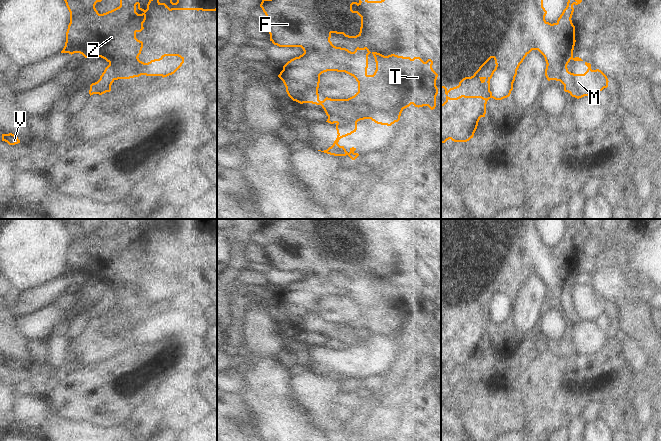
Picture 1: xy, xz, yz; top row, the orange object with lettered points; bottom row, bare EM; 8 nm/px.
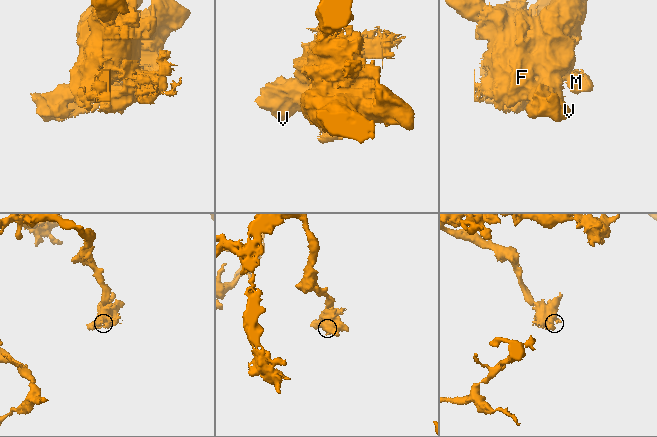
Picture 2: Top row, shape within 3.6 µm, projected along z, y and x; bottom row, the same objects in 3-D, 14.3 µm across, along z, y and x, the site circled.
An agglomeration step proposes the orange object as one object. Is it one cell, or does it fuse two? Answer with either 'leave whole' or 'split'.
split

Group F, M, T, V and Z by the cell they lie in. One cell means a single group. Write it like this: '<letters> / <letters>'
F T V Z / M

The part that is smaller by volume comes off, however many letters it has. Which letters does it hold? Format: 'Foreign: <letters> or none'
Foreign: M

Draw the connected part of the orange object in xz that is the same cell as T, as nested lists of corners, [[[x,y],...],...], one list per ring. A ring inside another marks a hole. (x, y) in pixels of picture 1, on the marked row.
[[[262,0],[260,7],[262,8],[263,12],[266,15],[266,22],[264,23],[265,28],[269,31],[270,34],[270,41],[279,47],[301,47],[304,51],[302,55],[299,57],[295,57],[288,61],[284,66],[283,70],[280,72],[278,77],[283,81],[286,92],[288,96],[293,100],[300,104],[303,103],[312,103],[316,105],[321,105],[324,109],[327,116],[332,116],[335,119],[335,123],[341,124],[341,123],[347,123],[347,122],[358,122],[360,120],[364,119],[371,119],[377,124],[381,125],[387,125],[391,126],[395,122],[398,122],[400,120],[400,116],[402,111],[409,107],[411,104],[413,104],[415,107],[423,107],[428,106],[431,110],[435,109],[436,107],[436,96],[438,94],[438,88],[436,86],[436,80],[438,77],[438,74],[433,70],[432,65],[433,61],[431,59],[428,59],[426,62],[424,62],[420,57],[414,57],[411,59],[410,57],[403,57],[398,56],[395,54],[391,54],[388,56],[384,56],[377,52],[372,52],[375,62],[376,62],[376,70],[373,75],[367,74],[367,68],[368,68],[368,55],[371,53],[367,47],[359,48],[357,47],[354,52],[349,51],[346,48],[336,47],[332,44],[330,41],[331,34],[343,34],[345,37],[348,38],[357,38],[361,36],[362,28],[363,28],[363,16],[358,11],[352,10],[352,5],[356,4],[357,6],[361,5],[361,0]],[[327,71],[337,71],[337,72],[345,72],[351,76],[353,76],[356,81],[358,82],[358,92],[348,98],[348,99],[331,99],[326,97],[323,101],[319,100],[319,94],[318,94],[318,88],[320,83],[320,75]]]

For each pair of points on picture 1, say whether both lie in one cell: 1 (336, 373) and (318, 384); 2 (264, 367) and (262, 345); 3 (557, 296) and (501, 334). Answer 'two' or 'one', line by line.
1: two
2: two
3: one

